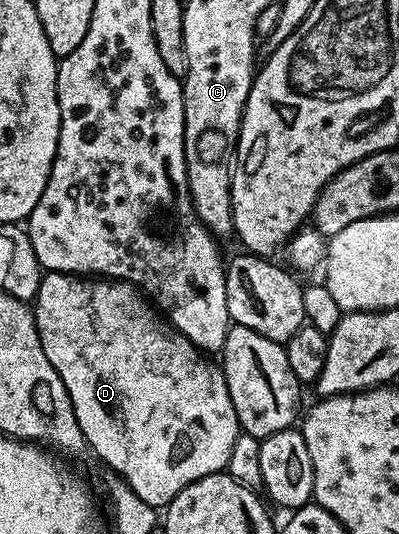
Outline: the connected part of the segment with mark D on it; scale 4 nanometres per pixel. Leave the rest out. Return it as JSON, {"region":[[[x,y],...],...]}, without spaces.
{"region":[[[47,271],[39,278],[39,294],[34,299],[33,312],[41,347],[45,347],[45,355],[49,358],[49,363],[53,363],[53,367],[65,383],[65,391],[69,391],[69,399],[73,403],[73,411],[77,415],[77,423],[83,432],[86,448],[92,449],[115,472],[112,474],[126,481],[127,486],[140,499],[156,507],[166,507],[182,489],[189,487],[189,483],[205,475],[213,475],[226,470],[229,454],[233,452],[233,443],[237,443],[241,430],[237,411],[233,411],[233,399],[229,399],[229,387],[225,383],[222,368],[216,362],[214,365],[213,362],[206,361],[206,359],[211,359],[204,356],[188,337],[176,331],[174,325],[164,320],[153,308],[152,302],[130,281],[88,279],[83,275]]]}

